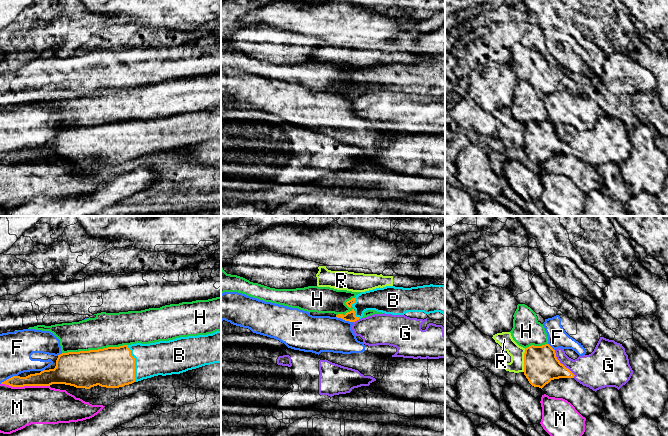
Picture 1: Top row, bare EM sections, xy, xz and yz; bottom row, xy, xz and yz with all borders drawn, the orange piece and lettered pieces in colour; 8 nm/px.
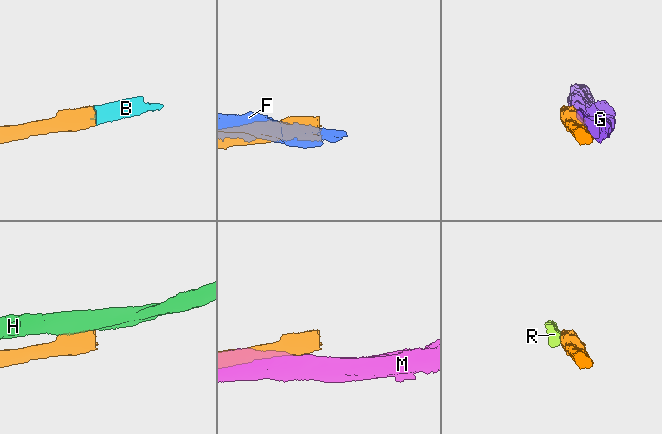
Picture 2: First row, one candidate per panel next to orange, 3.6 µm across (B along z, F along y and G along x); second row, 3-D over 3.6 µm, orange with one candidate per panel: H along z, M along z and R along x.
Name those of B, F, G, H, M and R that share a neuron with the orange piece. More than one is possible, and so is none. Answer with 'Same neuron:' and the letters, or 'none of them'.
Same neuron: B

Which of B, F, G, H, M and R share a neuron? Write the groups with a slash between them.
B / F / G / H / M / R

